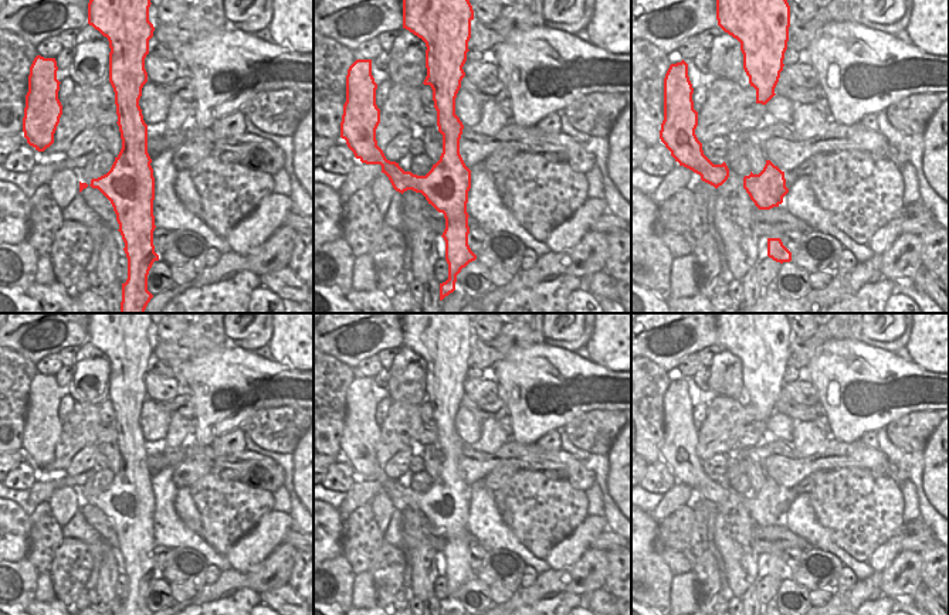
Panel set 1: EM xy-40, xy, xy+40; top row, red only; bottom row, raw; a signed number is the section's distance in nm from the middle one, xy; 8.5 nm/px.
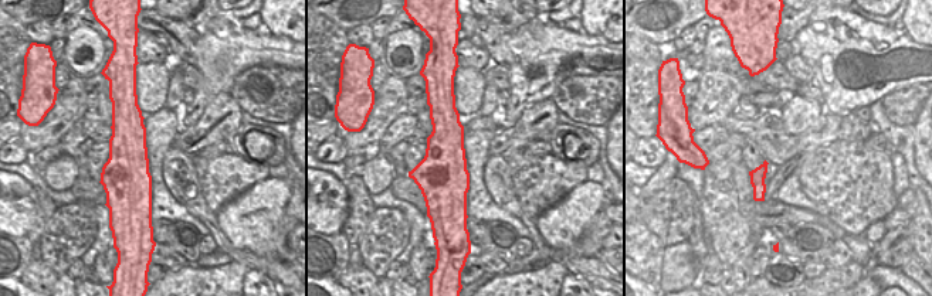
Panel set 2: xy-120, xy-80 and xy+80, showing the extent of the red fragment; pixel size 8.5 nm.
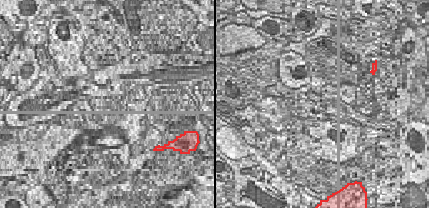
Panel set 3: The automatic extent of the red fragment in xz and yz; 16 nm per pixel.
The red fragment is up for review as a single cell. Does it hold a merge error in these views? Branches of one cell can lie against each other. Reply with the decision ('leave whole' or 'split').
leave whole

